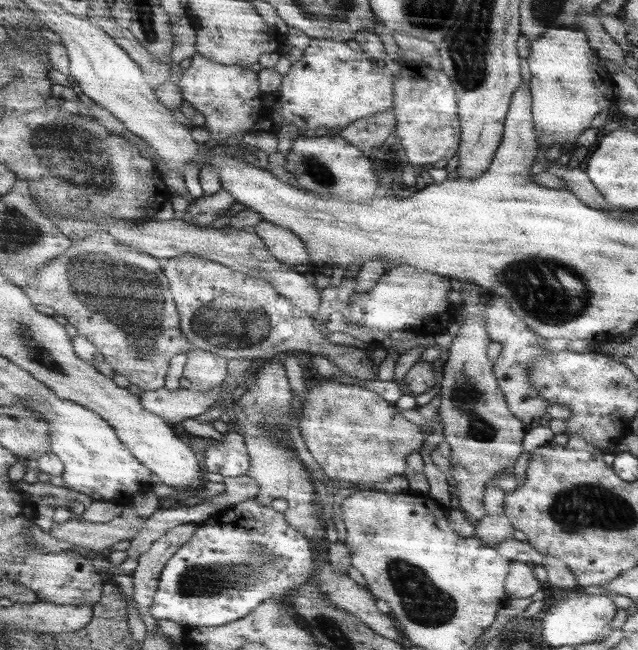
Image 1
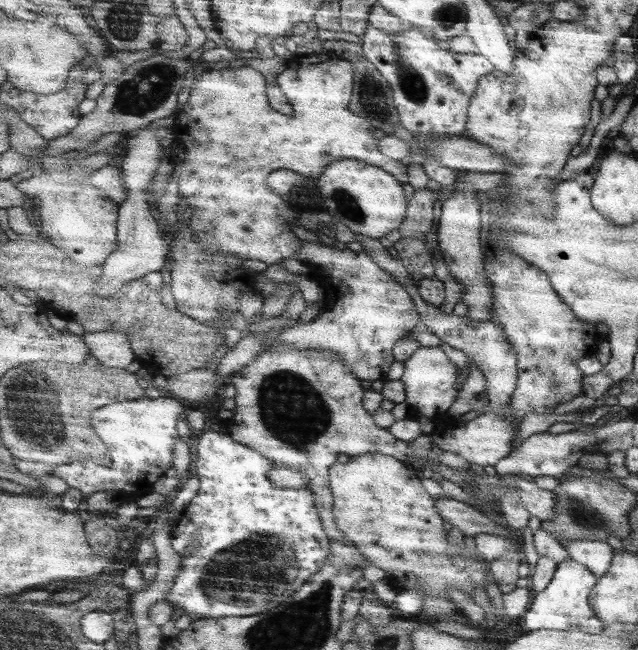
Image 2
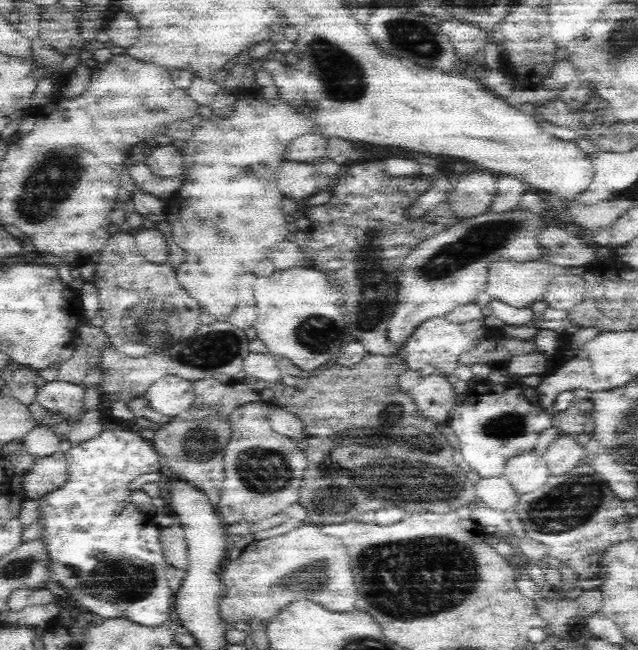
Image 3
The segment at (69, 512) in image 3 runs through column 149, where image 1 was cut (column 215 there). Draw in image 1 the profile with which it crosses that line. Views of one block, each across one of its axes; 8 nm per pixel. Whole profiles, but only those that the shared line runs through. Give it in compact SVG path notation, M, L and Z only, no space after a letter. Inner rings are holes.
M231 432L225 434L223 442L209 442L205 448L205 470L223 478L247 476L251 470L251 454L245 436ZM257 498L231 506L217 516L209 518L199 526L193 538L169 560L159 580L159 590L151 606L151 614L157 620L173 620L179 626L187 628L209 628L209 626L227 626L239 622L253 614L263 602L273 598L287 598L289 592L301 586L307 586L313 580L317 552L307 540L307 536L291 524L287 524L285 512L277 512L267 504L261 504Z

